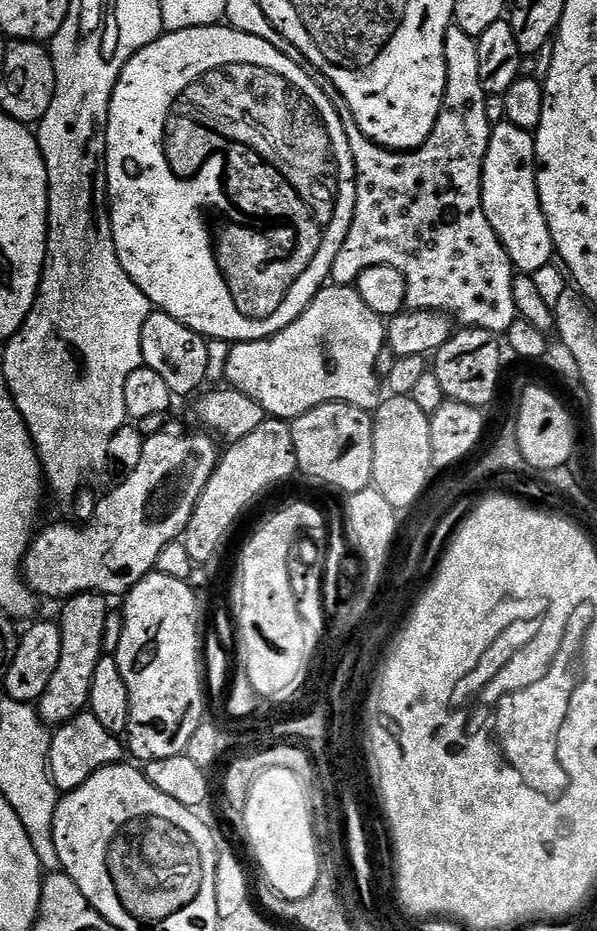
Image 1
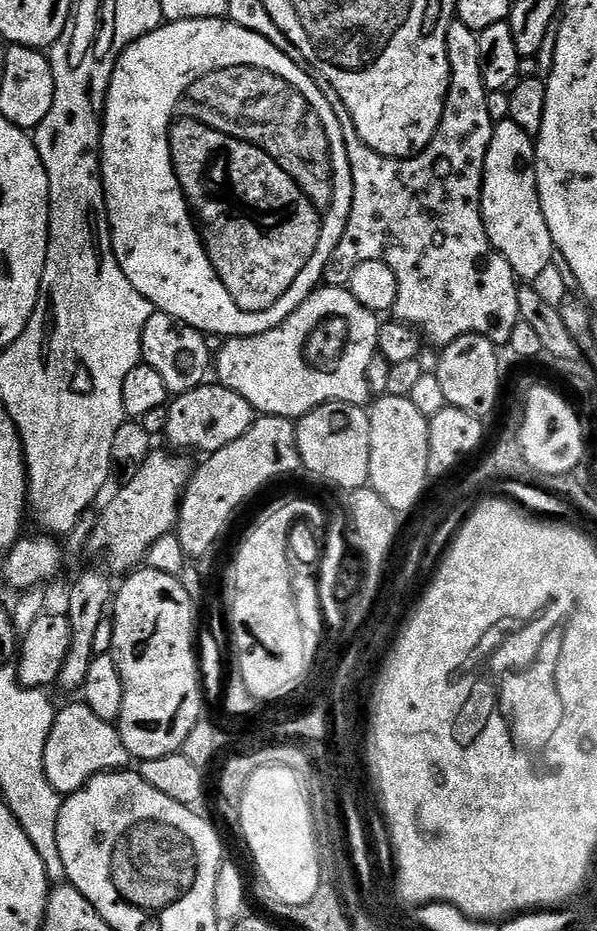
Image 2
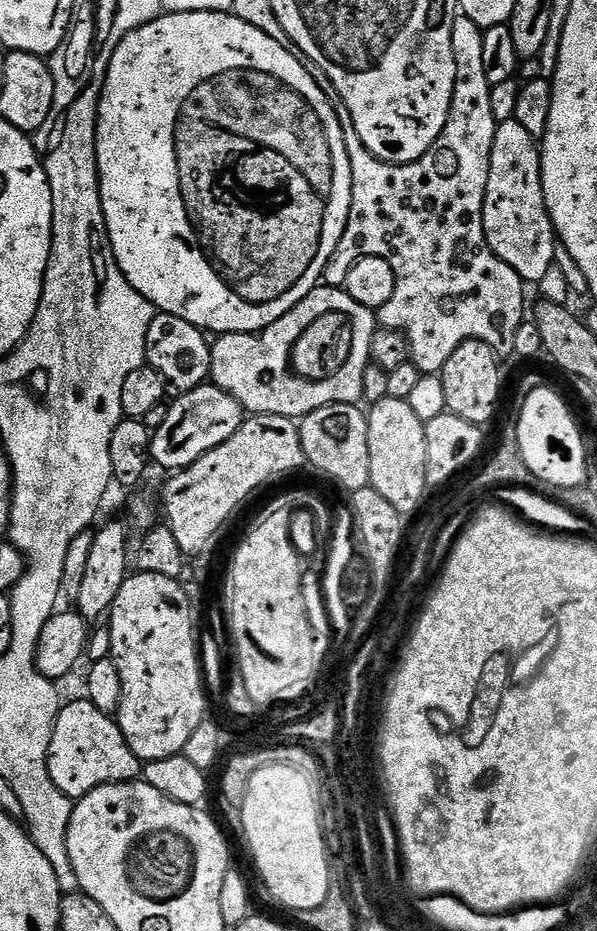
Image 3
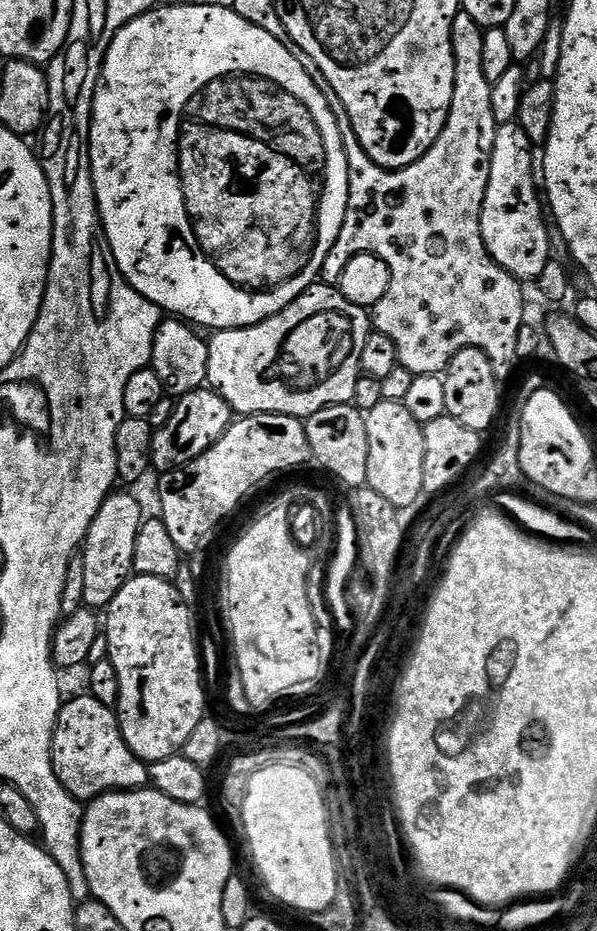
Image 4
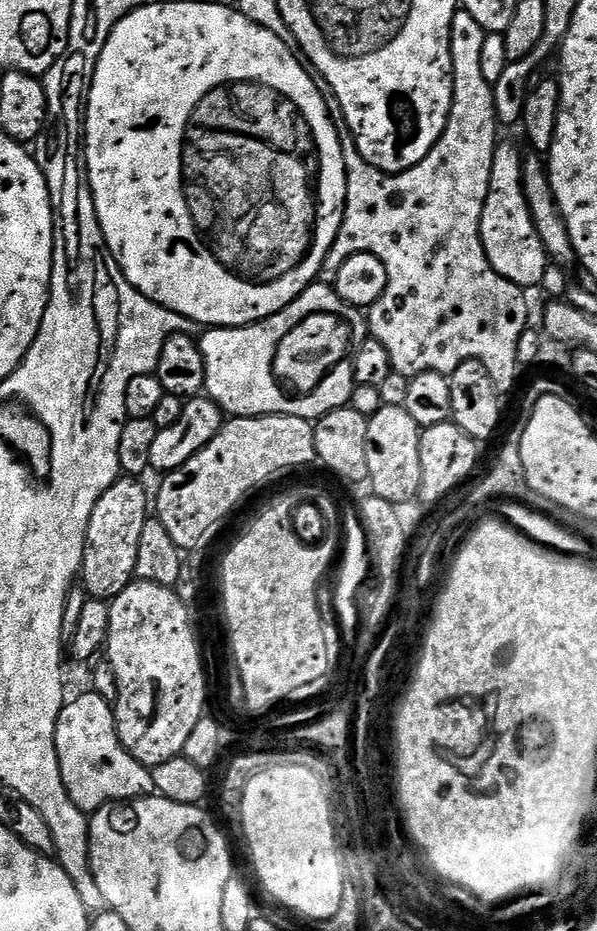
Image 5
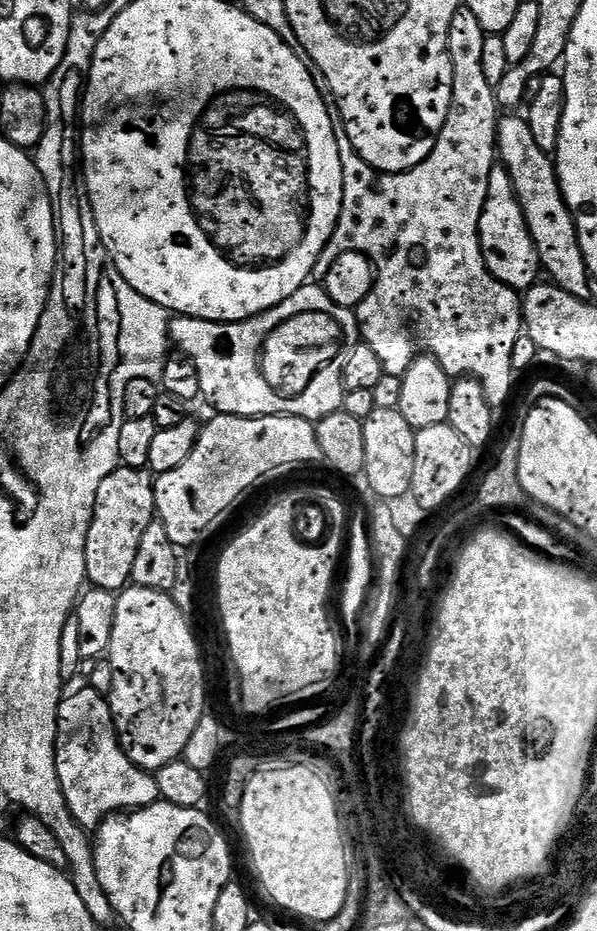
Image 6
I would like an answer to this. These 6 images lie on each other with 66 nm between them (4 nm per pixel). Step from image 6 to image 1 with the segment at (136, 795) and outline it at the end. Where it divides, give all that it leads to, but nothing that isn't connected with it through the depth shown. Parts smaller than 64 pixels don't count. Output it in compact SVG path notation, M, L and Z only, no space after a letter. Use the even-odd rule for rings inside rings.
M85 710L70 722L59 725L52 732L52 745L48 755L48 771L61 793L72 792L86 778L111 764L119 764L125 759L126 748L121 737L115 732L106 730L90 710Z

